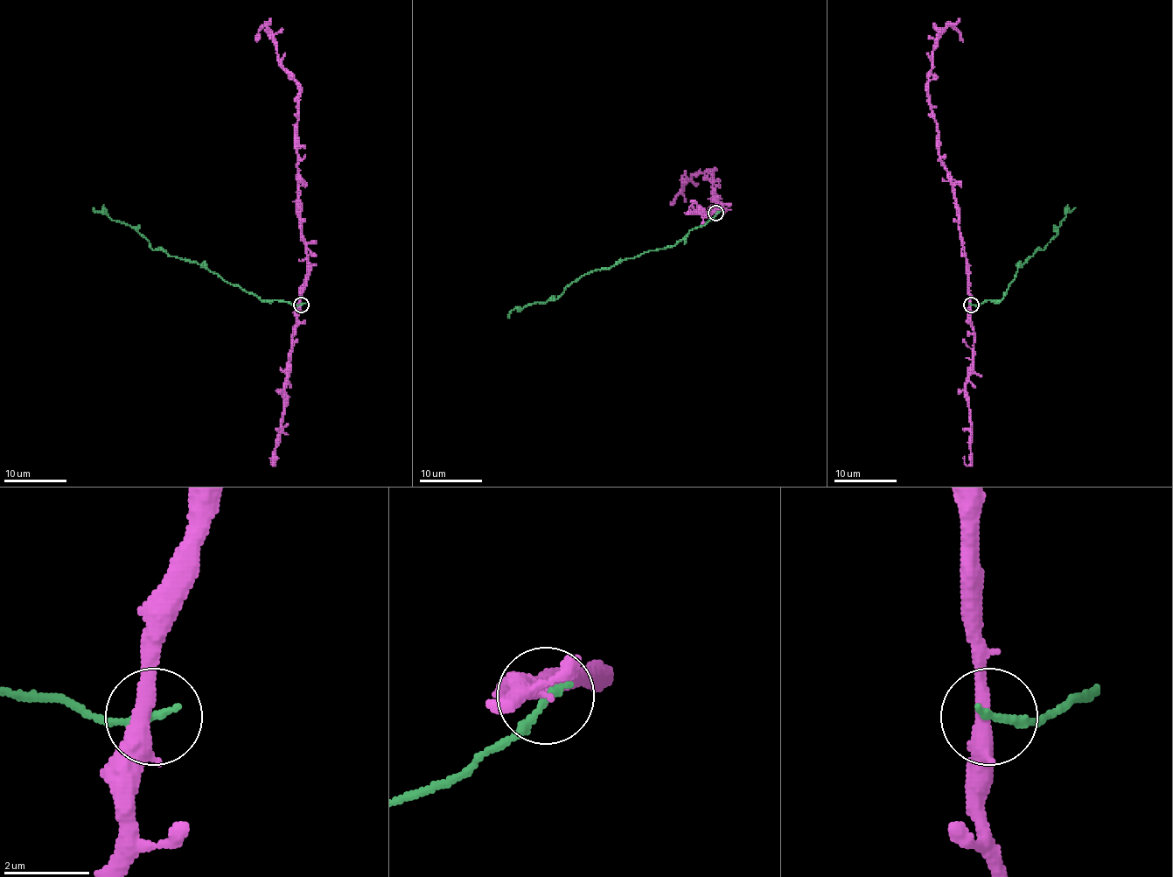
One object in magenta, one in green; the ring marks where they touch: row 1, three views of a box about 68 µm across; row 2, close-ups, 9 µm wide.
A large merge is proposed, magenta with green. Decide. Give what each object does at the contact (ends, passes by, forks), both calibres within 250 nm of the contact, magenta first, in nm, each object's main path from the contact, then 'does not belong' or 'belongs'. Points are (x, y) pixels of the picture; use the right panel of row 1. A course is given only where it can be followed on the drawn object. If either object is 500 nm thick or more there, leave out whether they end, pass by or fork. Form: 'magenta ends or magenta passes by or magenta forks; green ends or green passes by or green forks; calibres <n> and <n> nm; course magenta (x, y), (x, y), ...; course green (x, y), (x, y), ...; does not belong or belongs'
magenta passes by; green ends; calibres 400 and 200 nm; course magenta (970, 305), (958, 205), (952, 176), (939, 154), (928, 82), (933, 45), (939, 36), (952, 26), (963, 42); course green (970, 305), (986, 300), (1000, 300), (1017, 269), (1037, 249), (1043, 249), (1057, 235), (1066, 213), (1075, 207); does not belong

